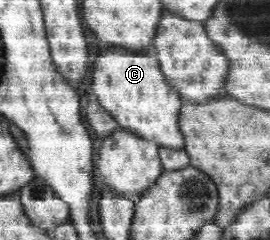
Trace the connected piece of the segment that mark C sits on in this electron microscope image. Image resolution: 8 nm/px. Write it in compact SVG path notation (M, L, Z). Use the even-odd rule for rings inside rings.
M109 51L99 54L93 64L93 83L90 87L98 103L117 120L121 129L133 132L146 140L153 140L160 146L183 149L185 137L180 129L180 109L185 103L179 93L165 79L160 61L154 51L127 53Z

